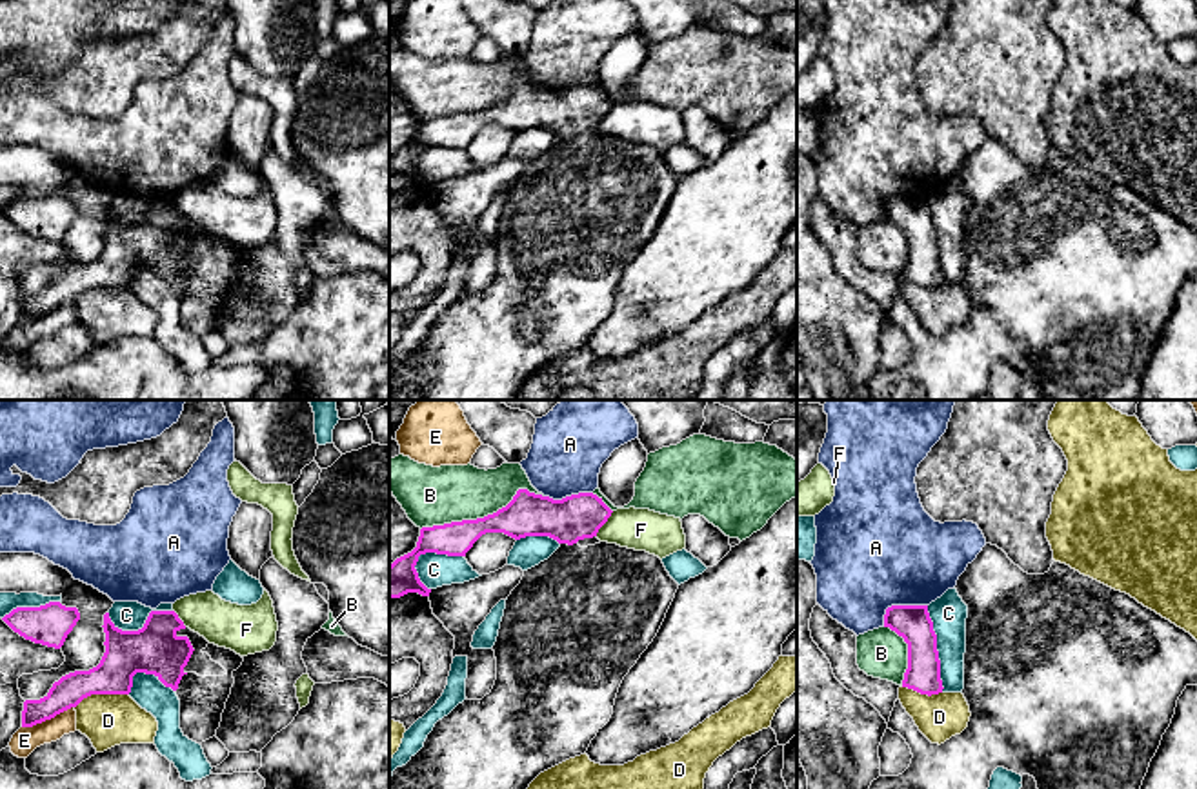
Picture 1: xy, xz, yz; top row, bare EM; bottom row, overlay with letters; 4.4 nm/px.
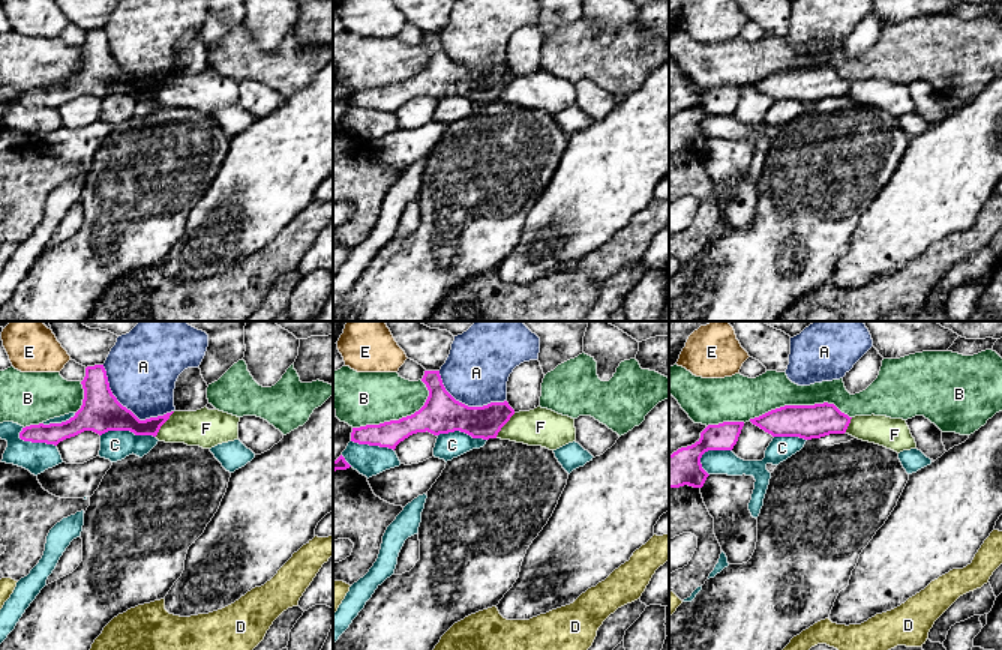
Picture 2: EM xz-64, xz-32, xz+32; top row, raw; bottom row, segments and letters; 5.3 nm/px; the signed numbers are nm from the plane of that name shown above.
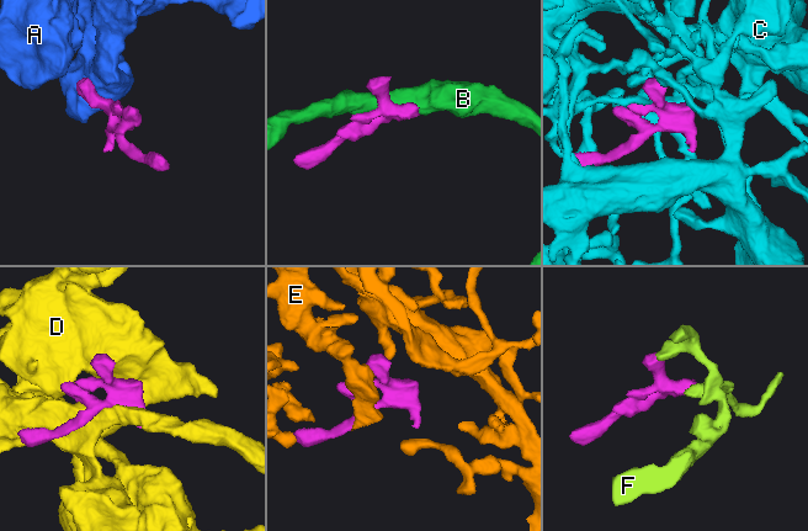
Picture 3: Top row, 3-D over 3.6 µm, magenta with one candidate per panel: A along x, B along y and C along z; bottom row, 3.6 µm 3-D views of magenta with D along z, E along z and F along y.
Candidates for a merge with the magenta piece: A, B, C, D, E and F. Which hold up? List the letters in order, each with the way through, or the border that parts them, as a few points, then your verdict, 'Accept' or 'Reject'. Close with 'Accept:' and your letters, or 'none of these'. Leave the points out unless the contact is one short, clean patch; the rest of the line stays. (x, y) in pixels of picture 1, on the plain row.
A: Reject
B: Reject
C: Reject
D: Reject
E: Reject
F: Boundary: xz (613, 104), (595, 128). Reject
Accept: none of these

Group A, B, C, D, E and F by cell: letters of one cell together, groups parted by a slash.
A / B / C / D / E F

